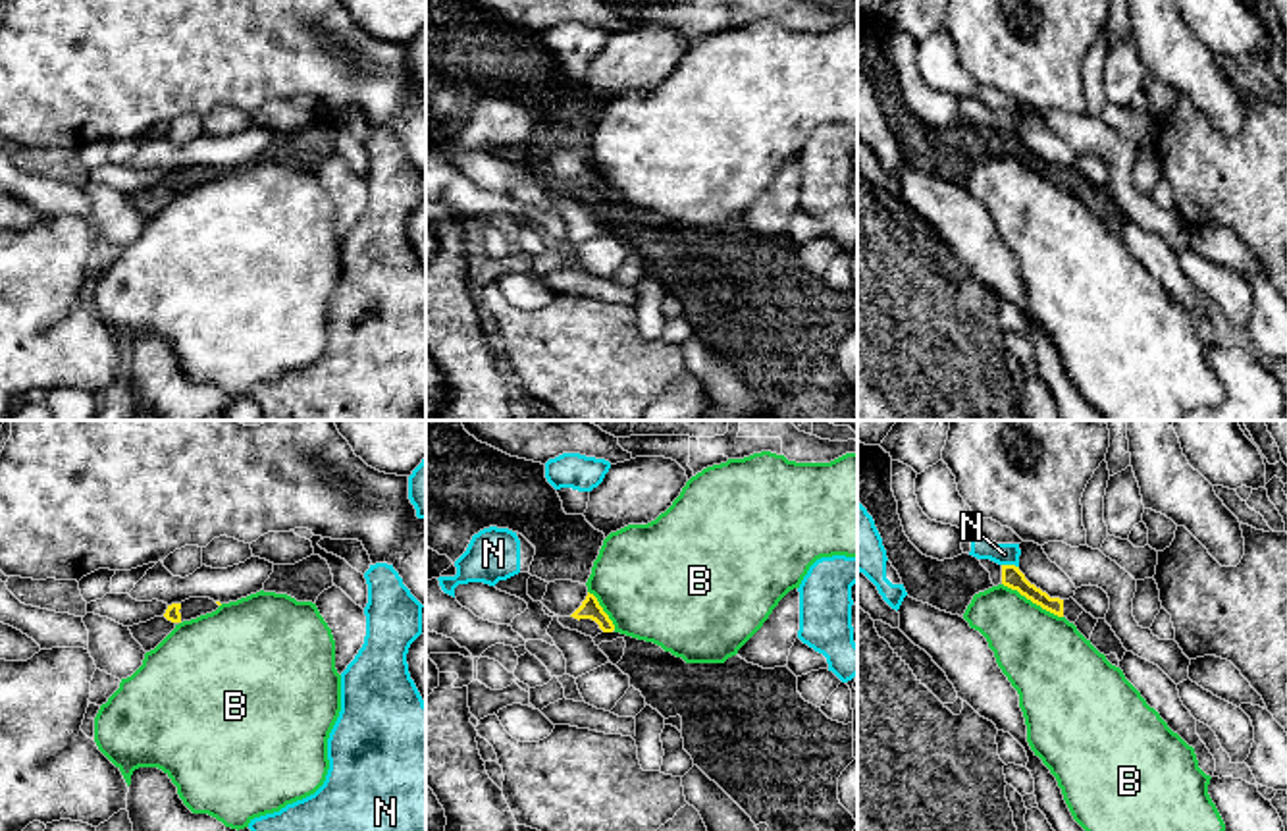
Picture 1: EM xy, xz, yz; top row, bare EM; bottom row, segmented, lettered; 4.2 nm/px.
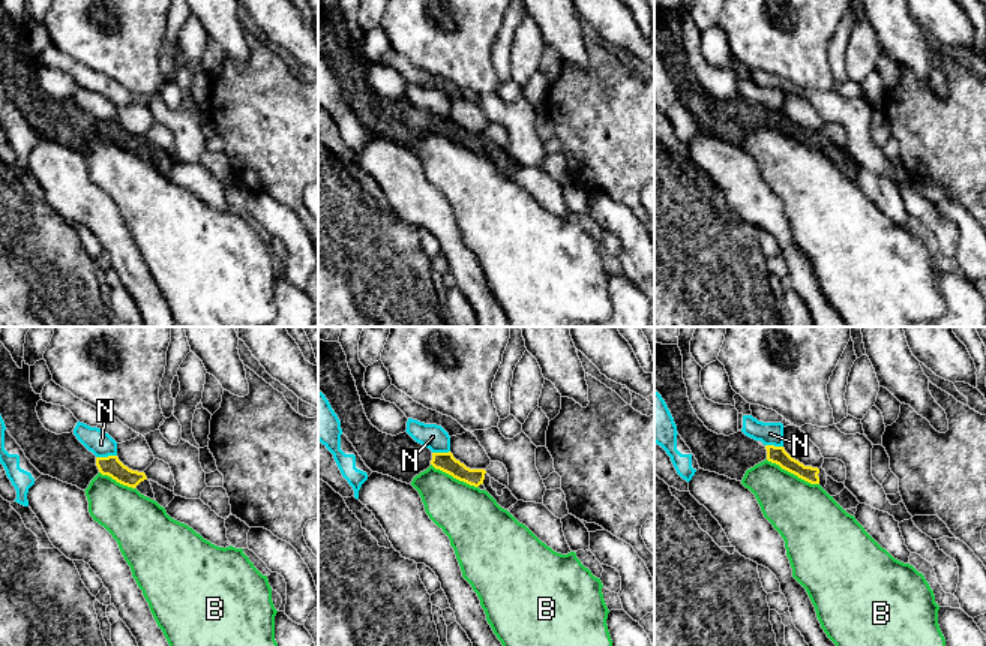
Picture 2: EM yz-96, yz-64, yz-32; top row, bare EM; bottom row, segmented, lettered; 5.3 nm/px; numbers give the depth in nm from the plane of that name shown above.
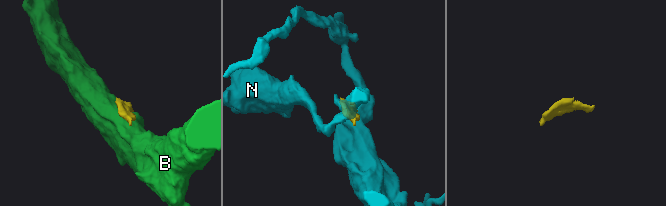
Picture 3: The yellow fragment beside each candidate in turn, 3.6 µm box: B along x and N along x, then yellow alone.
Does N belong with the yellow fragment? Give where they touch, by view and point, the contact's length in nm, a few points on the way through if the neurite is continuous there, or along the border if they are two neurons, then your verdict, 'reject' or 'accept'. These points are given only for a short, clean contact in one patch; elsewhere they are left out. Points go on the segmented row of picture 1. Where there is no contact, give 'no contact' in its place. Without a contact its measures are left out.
contact yz (1010, 565); length 70 nm; border yz (1002, 563), (1018, 567); reject

